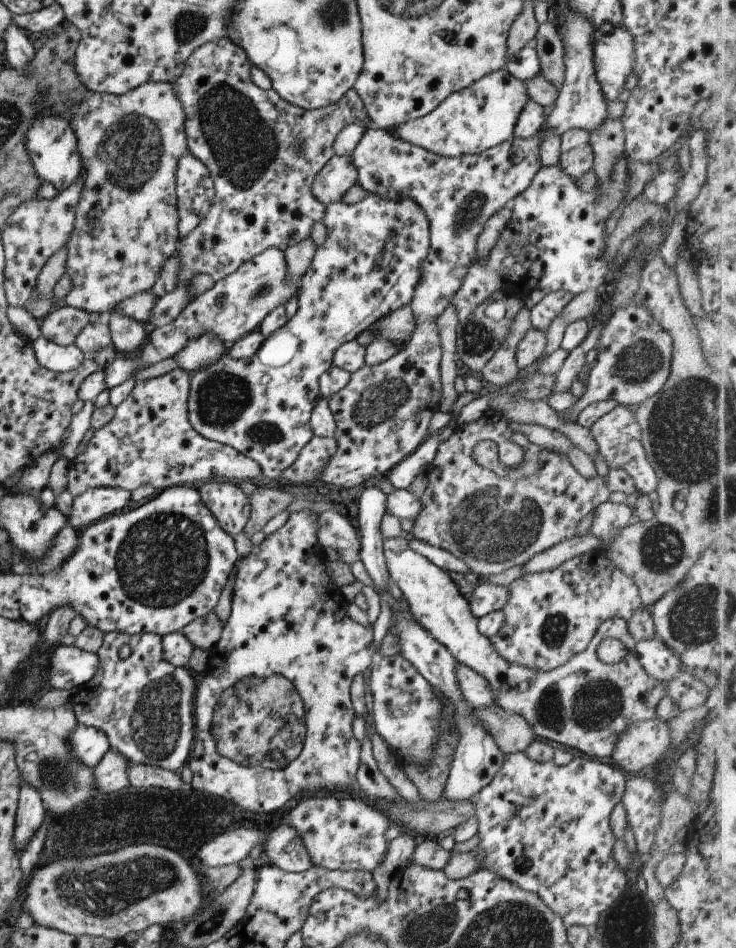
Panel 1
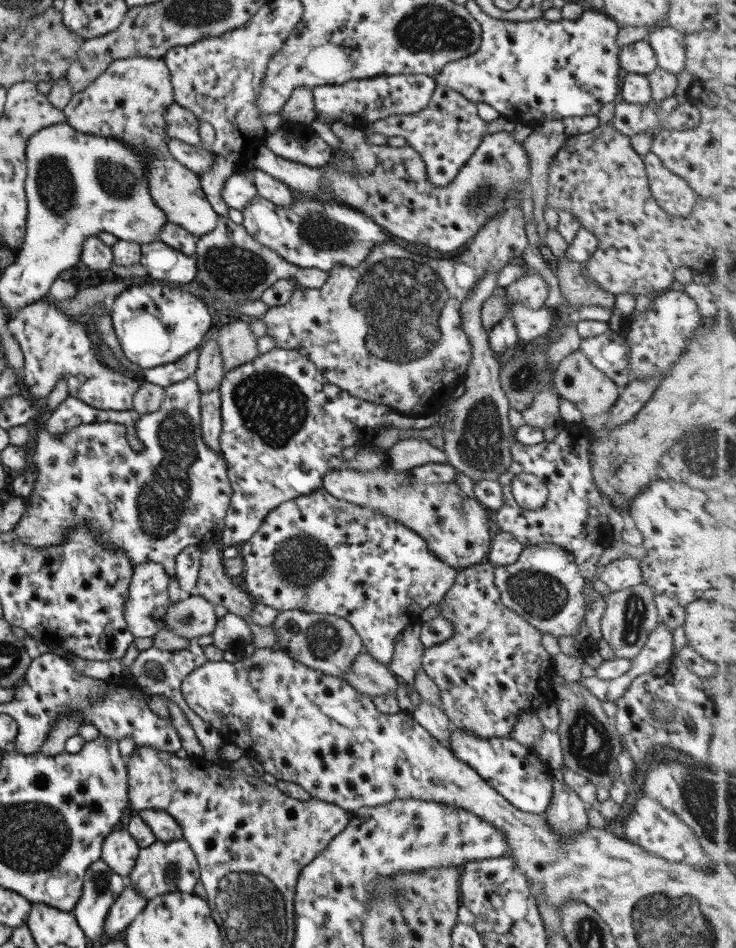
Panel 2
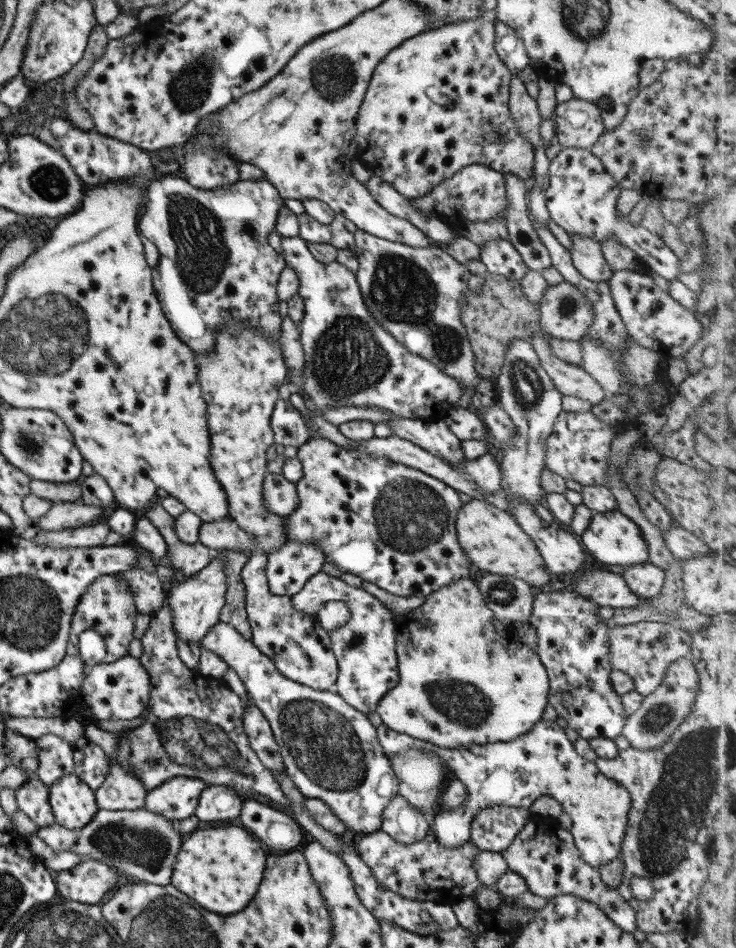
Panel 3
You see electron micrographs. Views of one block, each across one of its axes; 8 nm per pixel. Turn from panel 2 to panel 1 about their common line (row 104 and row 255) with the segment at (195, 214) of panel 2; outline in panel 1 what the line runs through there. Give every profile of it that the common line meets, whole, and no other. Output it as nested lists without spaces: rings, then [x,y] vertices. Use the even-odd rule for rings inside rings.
[[[149,81],[120,95],[96,93],[86,89],[83,93],[83,99],[74,106],[74,109],[70,110],[70,114],[69,124],[76,138],[78,156],[84,167],[84,173],[82,174],[79,202],[74,214],[74,225],[64,246],[66,248],[64,273],[69,277],[70,289],[63,297],[62,302],[68,307],[85,310],[88,313],[99,313],[105,318],[120,300],[150,290],[158,272],[161,270],[161,265],[177,248],[176,164],[180,156],[188,152],[184,133],[184,108],[181,101],[177,98],[173,83],[168,83],[167,81],[154,83]]]

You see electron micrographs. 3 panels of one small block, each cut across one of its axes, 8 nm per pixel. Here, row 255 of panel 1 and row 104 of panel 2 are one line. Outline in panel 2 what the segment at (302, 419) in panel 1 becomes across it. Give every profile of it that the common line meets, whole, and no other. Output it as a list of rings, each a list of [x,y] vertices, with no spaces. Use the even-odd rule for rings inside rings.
[[[393,75],[379,76],[373,79],[360,79],[348,81],[341,85],[321,85],[311,88],[313,95],[313,104],[316,112],[317,121],[330,125],[333,121],[341,121],[346,125],[362,129],[374,123],[379,119],[383,119],[389,115],[397,114],[415,114],[427,106],[429,98],[431,98],[432,90],[435,82],[428,75]]]

